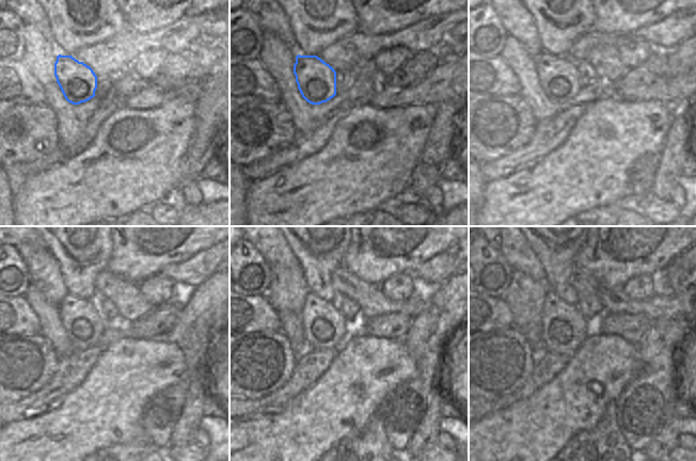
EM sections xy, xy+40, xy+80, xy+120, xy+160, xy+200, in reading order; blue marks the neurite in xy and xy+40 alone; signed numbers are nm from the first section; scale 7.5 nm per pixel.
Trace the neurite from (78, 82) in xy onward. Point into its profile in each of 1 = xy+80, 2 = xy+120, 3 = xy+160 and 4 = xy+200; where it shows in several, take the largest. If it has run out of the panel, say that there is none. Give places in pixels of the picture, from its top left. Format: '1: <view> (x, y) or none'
1: xy+80 (558, 78)
2: xy+120 (81, 319)
3: xy+160 (325, 327)
4: xy+200 (564, 328)

